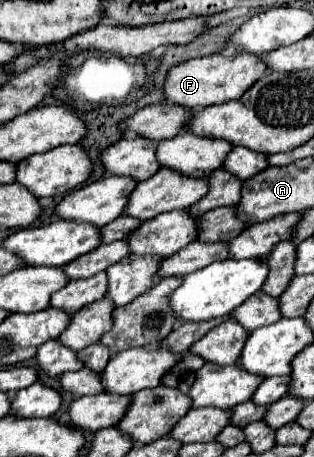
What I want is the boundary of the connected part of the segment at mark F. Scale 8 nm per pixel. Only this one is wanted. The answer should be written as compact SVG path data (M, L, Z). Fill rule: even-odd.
M210 54L202 58L194 58L188 62L180 62L172 66L166 74L166 82L162 88L162 96L168 104L176 104L188 110L198 110L212 104L222 104L234 98L240 98L262 74L266 72L266 66L262 60L254 54Z

